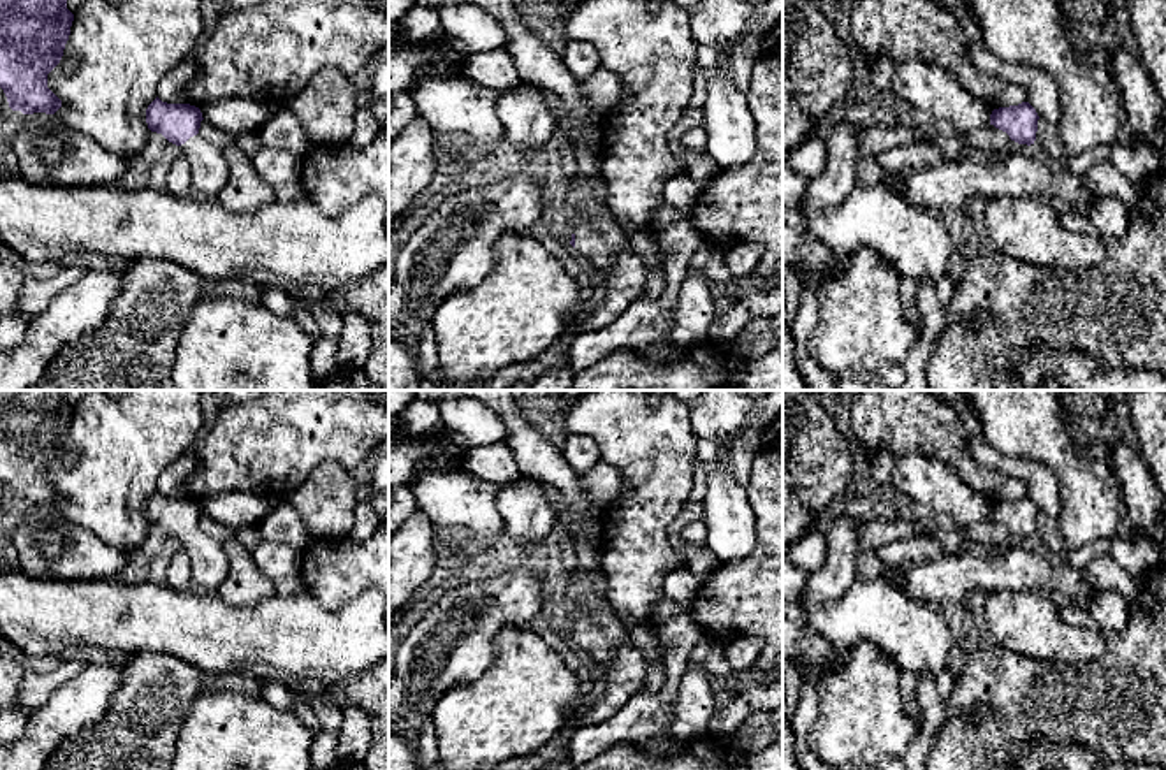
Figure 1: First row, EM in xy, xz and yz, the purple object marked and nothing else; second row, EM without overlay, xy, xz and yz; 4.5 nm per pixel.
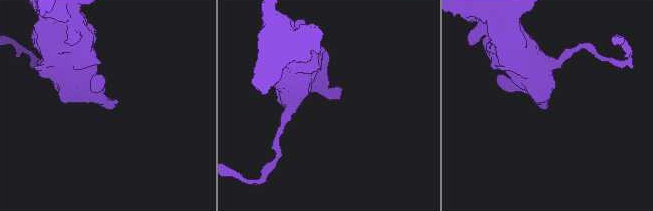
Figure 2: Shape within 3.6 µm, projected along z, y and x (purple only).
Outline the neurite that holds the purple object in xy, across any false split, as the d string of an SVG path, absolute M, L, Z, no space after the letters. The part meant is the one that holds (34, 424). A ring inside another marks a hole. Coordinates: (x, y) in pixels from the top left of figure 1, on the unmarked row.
M0 390L0 482L9 501L23 508L55 508L62 494L47 482L47 468L60 457L70 429L74 408L67 403L69 390Z

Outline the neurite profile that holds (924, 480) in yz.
M922 454L895 461L892 485L897 496L907 496L946 513L962 527L990 519L992 505L983 496L969 489L944 464Z

